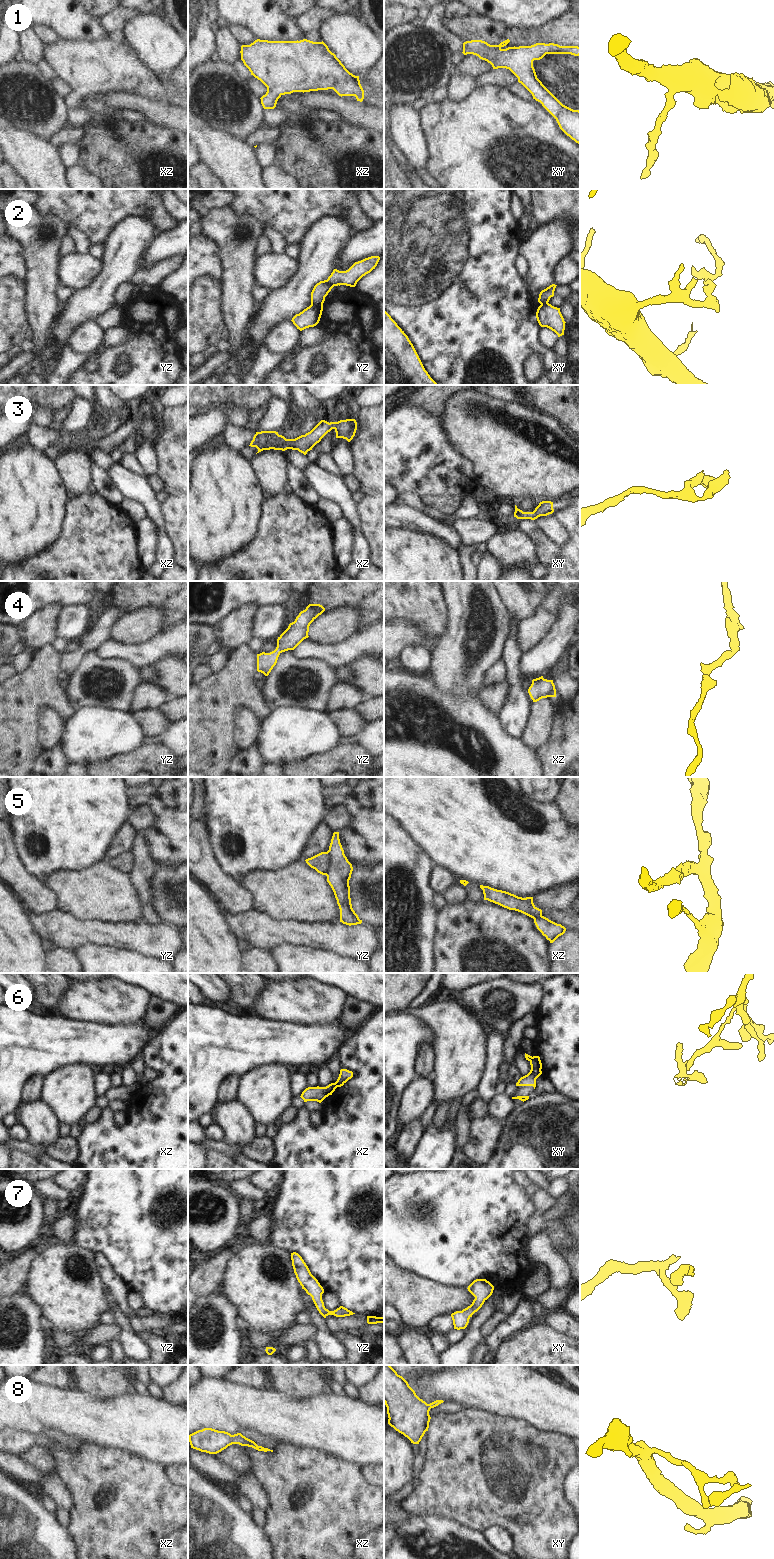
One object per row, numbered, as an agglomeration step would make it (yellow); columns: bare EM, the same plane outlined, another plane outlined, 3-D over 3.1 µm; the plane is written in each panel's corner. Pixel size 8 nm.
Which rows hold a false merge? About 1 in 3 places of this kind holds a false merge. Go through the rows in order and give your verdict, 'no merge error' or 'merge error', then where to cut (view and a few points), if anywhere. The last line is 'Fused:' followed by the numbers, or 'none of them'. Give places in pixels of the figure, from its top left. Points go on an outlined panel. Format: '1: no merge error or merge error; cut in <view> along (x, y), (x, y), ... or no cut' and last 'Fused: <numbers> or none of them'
1: no merge error; no cut
2: merge error; cut in yz along (311, 303), (322, 304)
3: no merge error; no cut
4: no merge error; no cut
5: merge error; cut in yz along (327, 852), (327, 871), (324, 874)
6: merge error; cut in xz along (334, 1083), (338, 1086)
7: no merge error; no cut
8: no merge error; no cut
Fused: 2, 5, 6

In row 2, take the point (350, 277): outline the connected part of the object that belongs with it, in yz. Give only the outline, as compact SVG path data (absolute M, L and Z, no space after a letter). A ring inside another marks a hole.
M371 256L355 262L348 270L339 271L334 269L327 280L317 283L311 292L311 304L320 305L334 286L346 285L355 287L357 282L377 266L379 256Z

